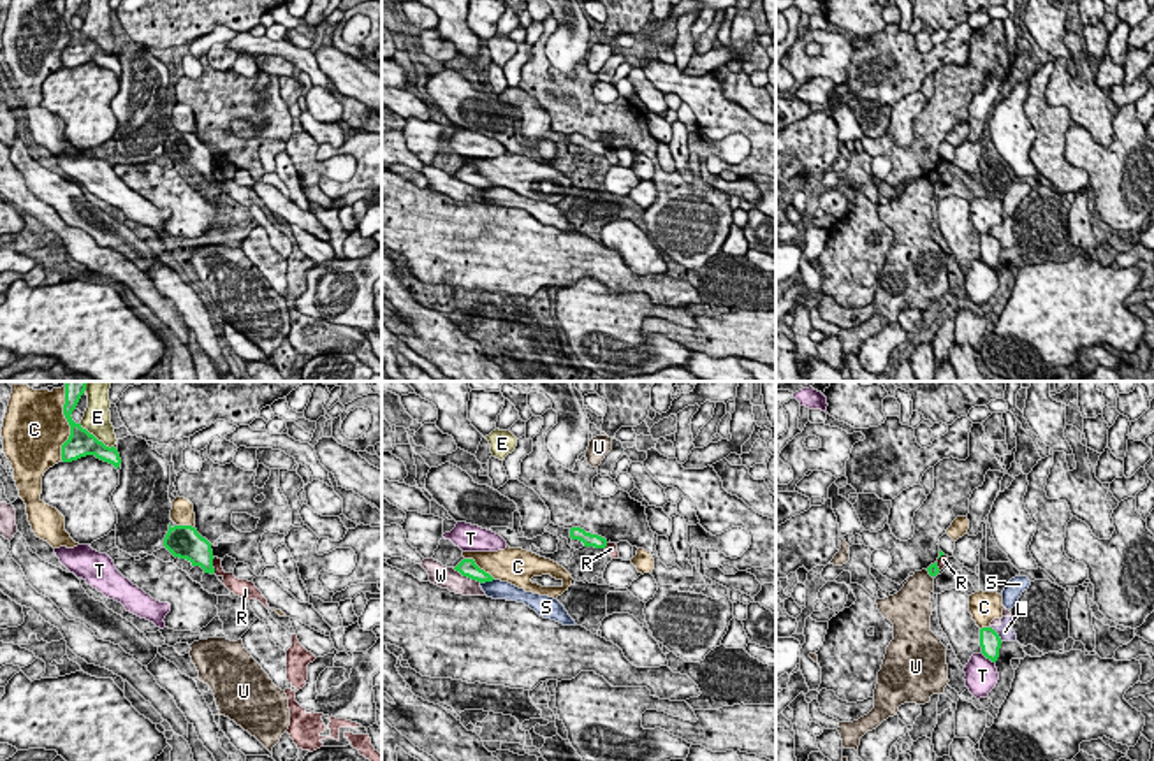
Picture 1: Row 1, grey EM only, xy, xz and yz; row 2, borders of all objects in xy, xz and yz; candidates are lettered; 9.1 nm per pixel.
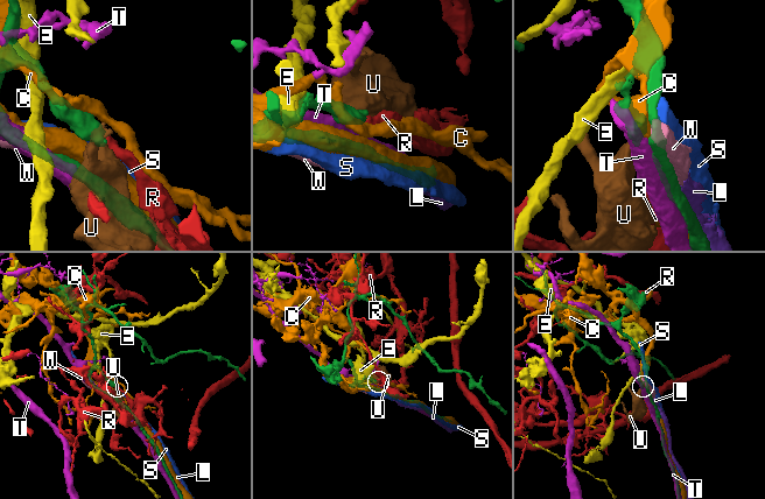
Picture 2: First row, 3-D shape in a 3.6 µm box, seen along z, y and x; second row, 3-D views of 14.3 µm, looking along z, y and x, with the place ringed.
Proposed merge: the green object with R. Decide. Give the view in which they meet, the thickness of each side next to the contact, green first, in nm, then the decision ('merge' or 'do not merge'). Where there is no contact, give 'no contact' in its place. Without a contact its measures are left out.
xy | 260/140 nm | do not merge

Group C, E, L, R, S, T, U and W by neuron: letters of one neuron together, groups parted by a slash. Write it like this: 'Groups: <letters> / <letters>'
Groups: C / E / L W / R / S / T / U

